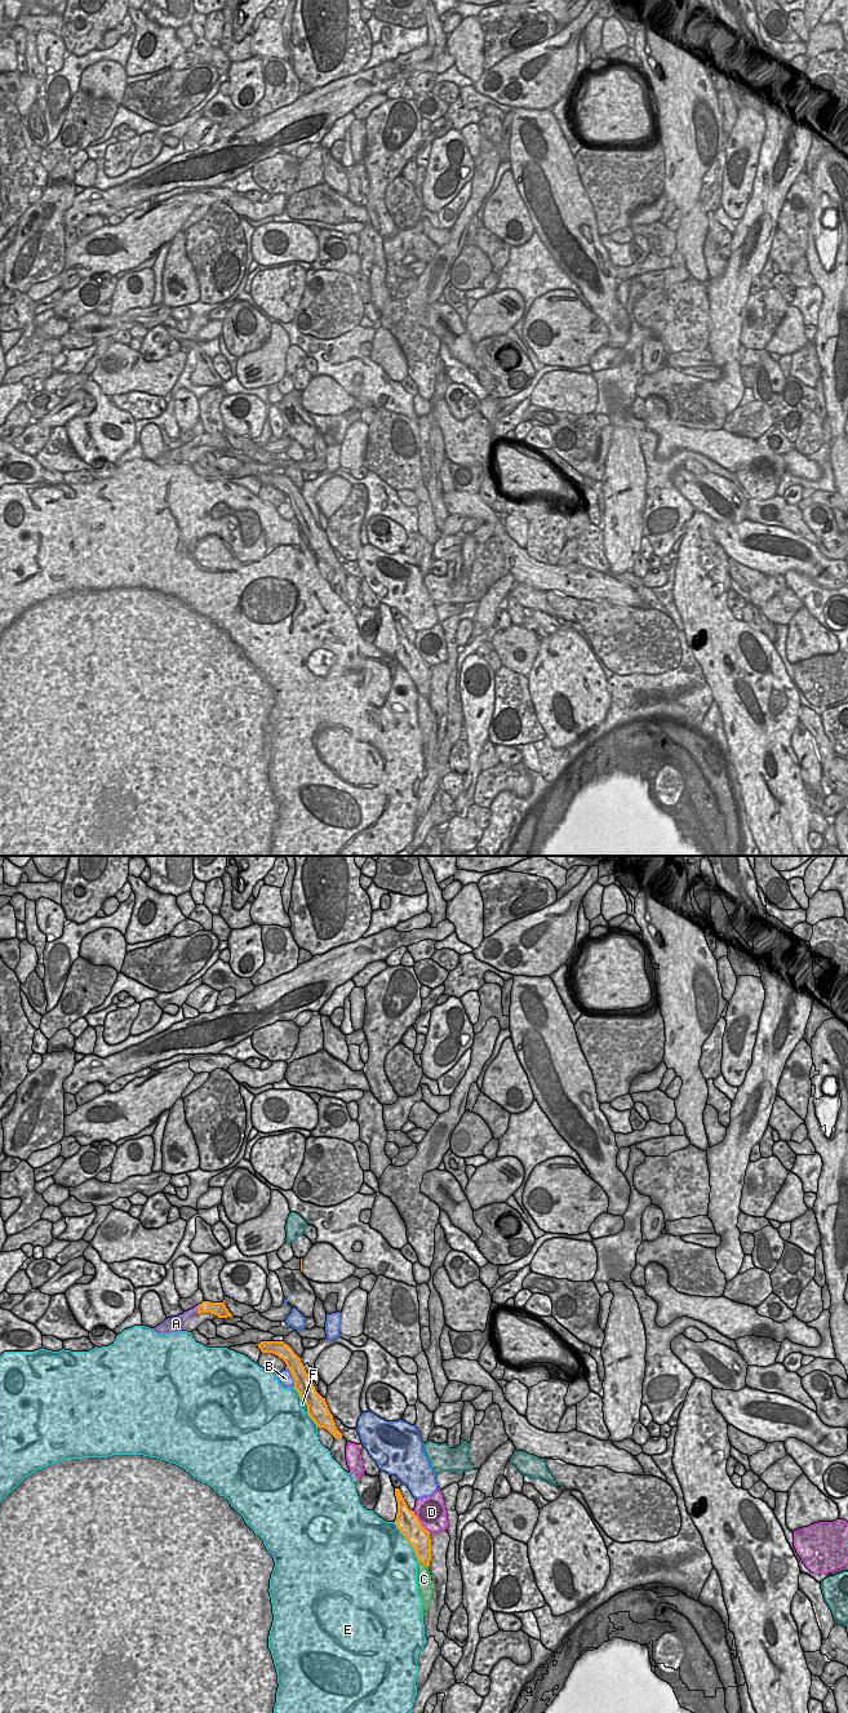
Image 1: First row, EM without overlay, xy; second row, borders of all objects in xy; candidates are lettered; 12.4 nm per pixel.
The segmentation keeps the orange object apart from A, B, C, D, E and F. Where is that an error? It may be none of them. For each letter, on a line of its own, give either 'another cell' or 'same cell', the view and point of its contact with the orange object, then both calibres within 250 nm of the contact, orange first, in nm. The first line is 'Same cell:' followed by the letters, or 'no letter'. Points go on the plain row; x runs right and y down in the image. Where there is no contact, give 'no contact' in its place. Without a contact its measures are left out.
Same cell: A
A: same cell; contact xy (198, 442); calibres 160 and 120 nm
B: another cell; contact xy (293, 510); calibres 220 and 180 nm
C: another cell; contact xy (424, 696); calibres 240 and 190 nm
D: another cell; contact xy (420, 655); calibres 280 and 360 nm
E: another cell; contact xy (408, 673); calibres 280 and 480 nm
F: another cell; contact xy (306, 537); calibres 260 and 60 nm

